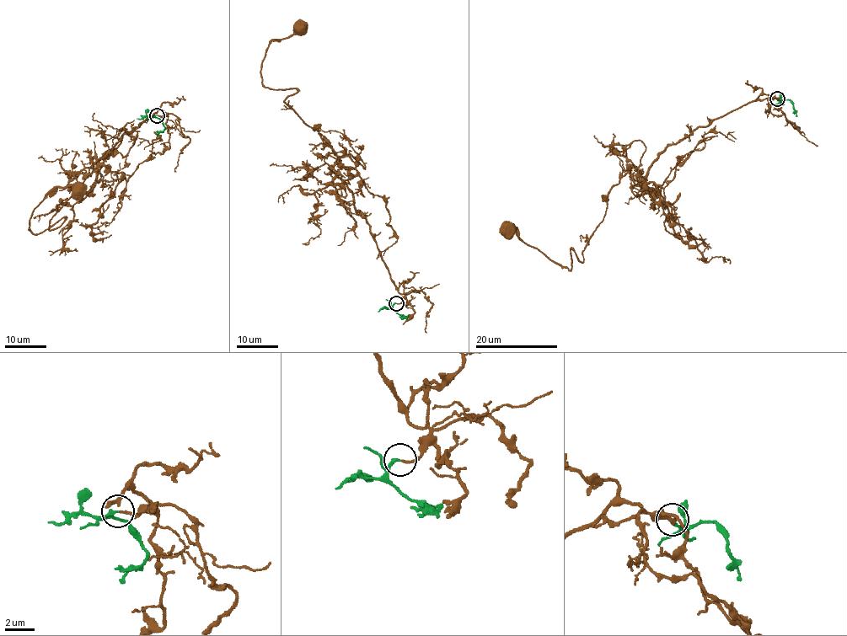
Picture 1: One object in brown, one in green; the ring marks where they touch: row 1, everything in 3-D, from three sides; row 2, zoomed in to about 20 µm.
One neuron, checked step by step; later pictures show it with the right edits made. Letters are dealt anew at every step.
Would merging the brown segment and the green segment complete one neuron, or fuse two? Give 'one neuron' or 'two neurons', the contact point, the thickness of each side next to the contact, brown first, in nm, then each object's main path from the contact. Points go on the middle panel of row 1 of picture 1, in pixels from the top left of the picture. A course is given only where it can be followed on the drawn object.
one neuron; place (396, 303); calibres 150 and 200 nm; course brown (396, 303), (404, 295), (332, 168), (337, 155), (285, 102), (297, 89), (261, 82), (269, 44), (301, 29); course green (396, 303), (393, 308), (407, 316), (402, 319)

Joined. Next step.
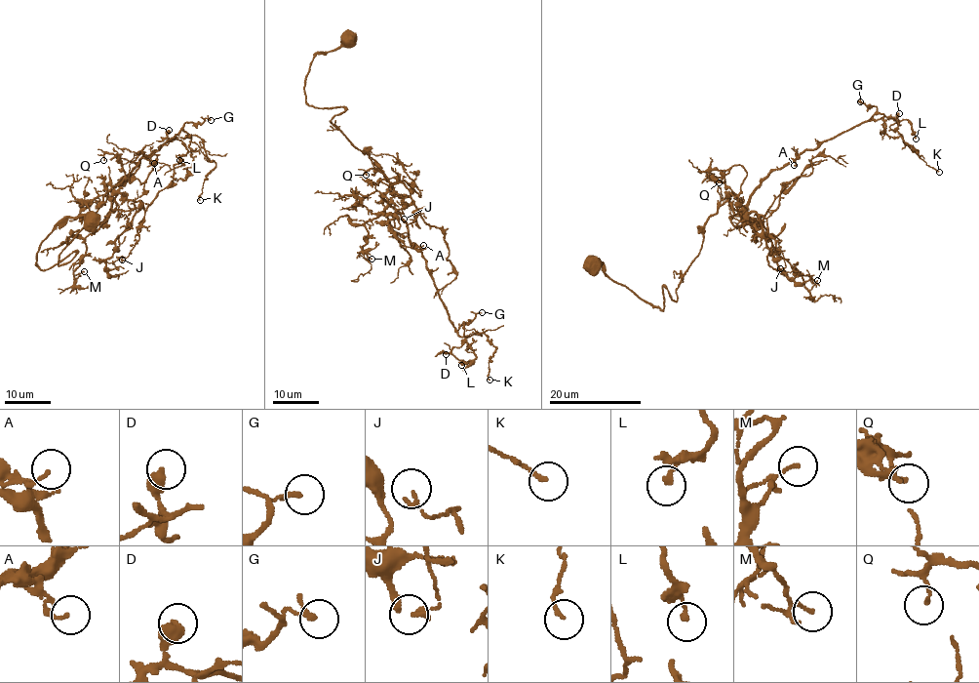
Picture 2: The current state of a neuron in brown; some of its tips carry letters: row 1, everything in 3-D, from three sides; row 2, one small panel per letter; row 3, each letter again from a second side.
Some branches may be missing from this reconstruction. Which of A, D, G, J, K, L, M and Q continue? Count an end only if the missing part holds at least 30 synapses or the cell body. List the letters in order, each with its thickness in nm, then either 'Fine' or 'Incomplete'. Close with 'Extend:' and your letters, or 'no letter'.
A: Thickness 110 nm. Fine
D: Thickness 400 nm. Fine
G: Thickness 180 nm. Fine
J: Thickness 200 nm. Fine
K: Thickness 140 nm. Fine
L: Thickness 200 nm. Fine
M: Thickness 80 nm. Fine
Q: Thickness 110 nm. Fine
Extend: no letter

